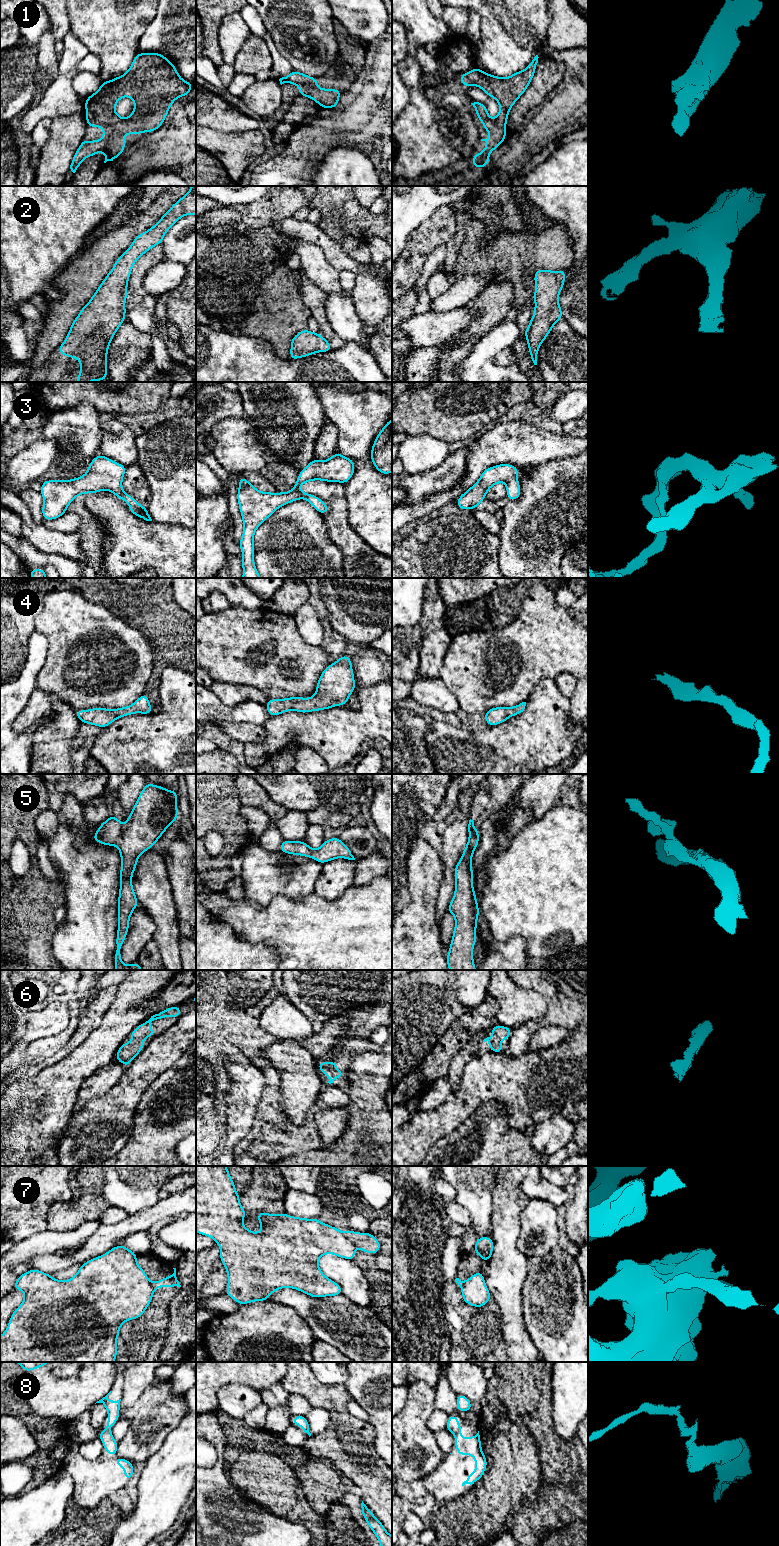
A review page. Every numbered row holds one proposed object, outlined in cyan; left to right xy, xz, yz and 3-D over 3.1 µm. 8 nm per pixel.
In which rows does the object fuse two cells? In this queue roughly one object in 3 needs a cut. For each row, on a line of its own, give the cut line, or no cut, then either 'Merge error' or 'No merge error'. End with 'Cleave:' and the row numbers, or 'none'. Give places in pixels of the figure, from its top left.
1: No split. No merge error
2: No split. No merge error
3: No split. No merge error
4: No split. No merge error
5: No split. No merge error
6: No split. No merge error
7: Split along xz (342, 1232), (353, 1243). Merge error
8: Split along yz (459, 1424), (455, 1434). Merge error
Cleave: 7, 8

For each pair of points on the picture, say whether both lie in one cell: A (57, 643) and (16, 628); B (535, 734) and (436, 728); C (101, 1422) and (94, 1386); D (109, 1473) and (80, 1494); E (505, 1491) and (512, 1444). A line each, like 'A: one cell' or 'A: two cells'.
A: two cells
B: one cell
C: two cells
D: one cell
E: one cell

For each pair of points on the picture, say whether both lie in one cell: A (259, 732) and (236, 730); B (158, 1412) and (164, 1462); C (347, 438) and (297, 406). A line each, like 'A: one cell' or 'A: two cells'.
A: one cell
B: two cells
C: two cells

